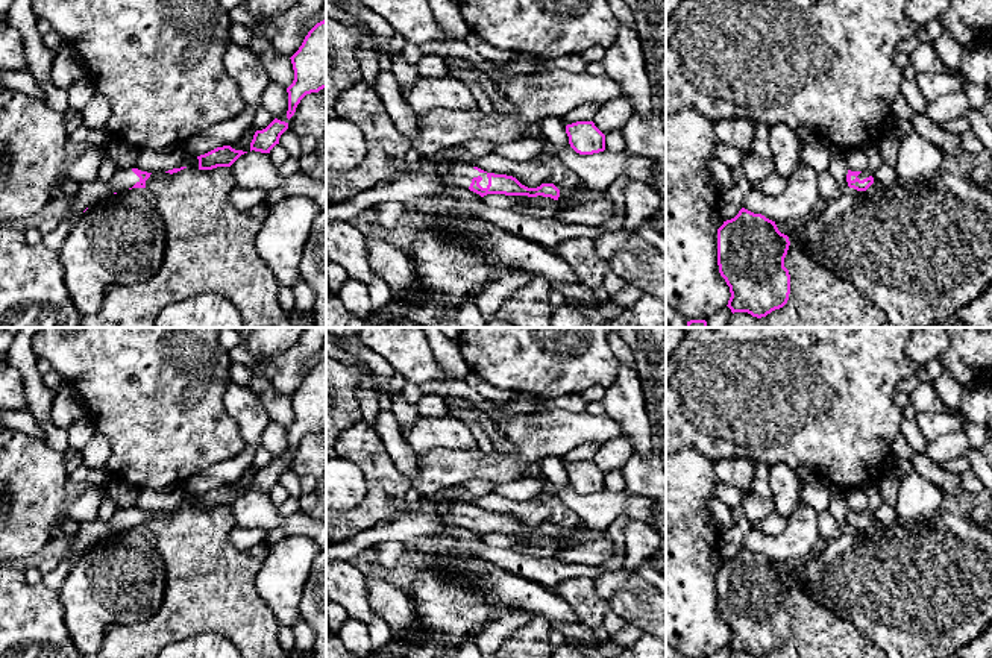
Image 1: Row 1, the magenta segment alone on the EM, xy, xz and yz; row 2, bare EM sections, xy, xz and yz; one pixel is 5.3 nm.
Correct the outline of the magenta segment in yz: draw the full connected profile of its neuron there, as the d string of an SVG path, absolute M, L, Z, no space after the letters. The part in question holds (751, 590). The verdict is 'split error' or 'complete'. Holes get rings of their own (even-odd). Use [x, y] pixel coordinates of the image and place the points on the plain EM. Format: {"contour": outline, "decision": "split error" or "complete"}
{"contour": "M745 547L717 569L719 613L730 626L731 652L761 658L783 647L790 634L784 606L790 581L775 561Z", "decision": "complete"}

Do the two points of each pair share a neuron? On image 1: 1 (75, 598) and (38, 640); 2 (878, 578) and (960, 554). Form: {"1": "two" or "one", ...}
{"1": "two", "2": "one"}

